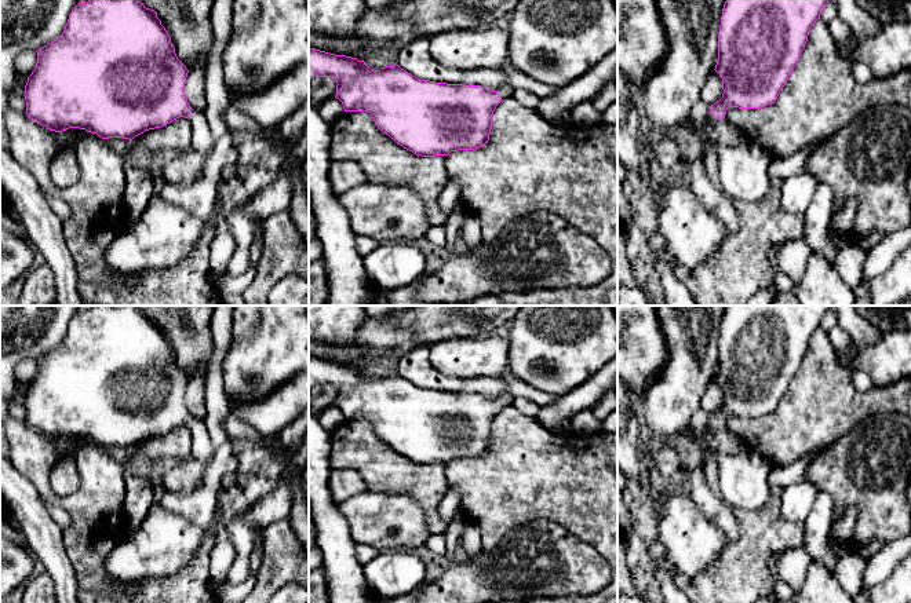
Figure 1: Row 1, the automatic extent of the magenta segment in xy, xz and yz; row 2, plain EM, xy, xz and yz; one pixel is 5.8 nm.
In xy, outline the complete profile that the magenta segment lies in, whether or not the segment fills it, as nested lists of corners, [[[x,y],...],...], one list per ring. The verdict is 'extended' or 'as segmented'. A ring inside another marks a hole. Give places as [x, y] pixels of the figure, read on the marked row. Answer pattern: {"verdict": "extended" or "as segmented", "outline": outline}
{"verdict": "extended", "outline": [[[90,0],[87,3],[79,3],[72,10],[62,34],[36,52],[37,63],[32,74],[28,77],[23,95],[26,100],[25,113],[32,121],[55,132],[62,132],[69,128],[80,128],[85,129],[87,132],[96,134],[102,139],[123,138],[131,142],[135,136],[143,134],[145,131],[161,128],[179,117],[185,117],[189,120],[192,127],[190,149],[201,156],[205,156],[212,149],[215,139],[209,131],[204,112],[193,110],[185,94],[185,84],[189,70],[178,59],[175,48],[171,43],[171,37],[161,25],[161,21],[157,18],[157,12],[154,10],[146,8],[139,0]]]}

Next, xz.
{"verdict": "extended", "outline": [[[309,47],[309,80],[317,76],[336,80],[335,98],[342,102],[345,112],[368,112],[383,134],[422,157],[482,147],[489,140],[496,106],[514,92],[509,84],[491,91],[481,85],[420,80],[397,63],[373,70],[357,58]]]}

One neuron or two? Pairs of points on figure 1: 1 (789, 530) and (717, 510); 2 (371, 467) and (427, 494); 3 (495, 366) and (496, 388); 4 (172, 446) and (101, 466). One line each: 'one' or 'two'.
1: two
2: one
3: two
4: two

